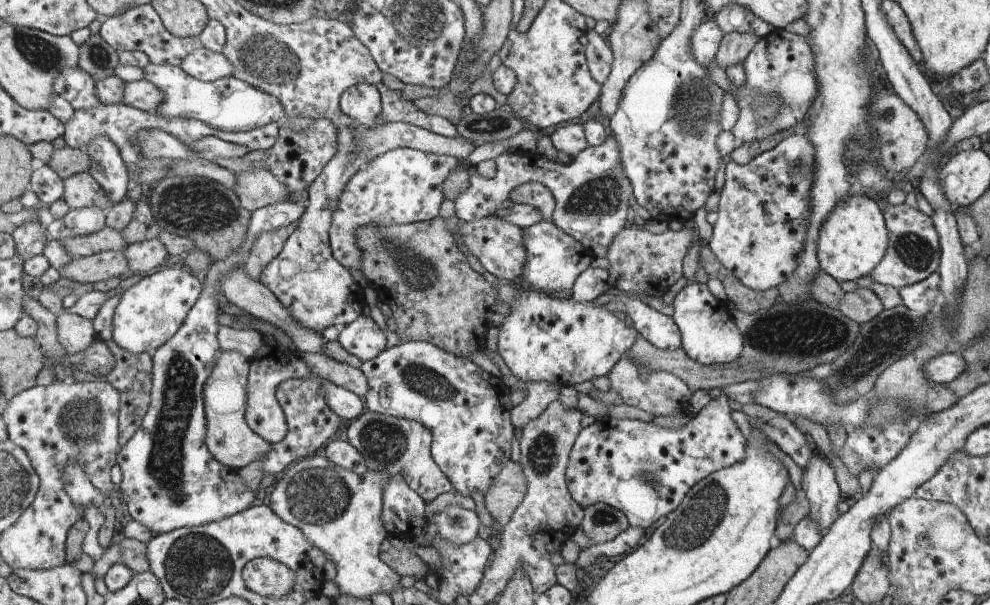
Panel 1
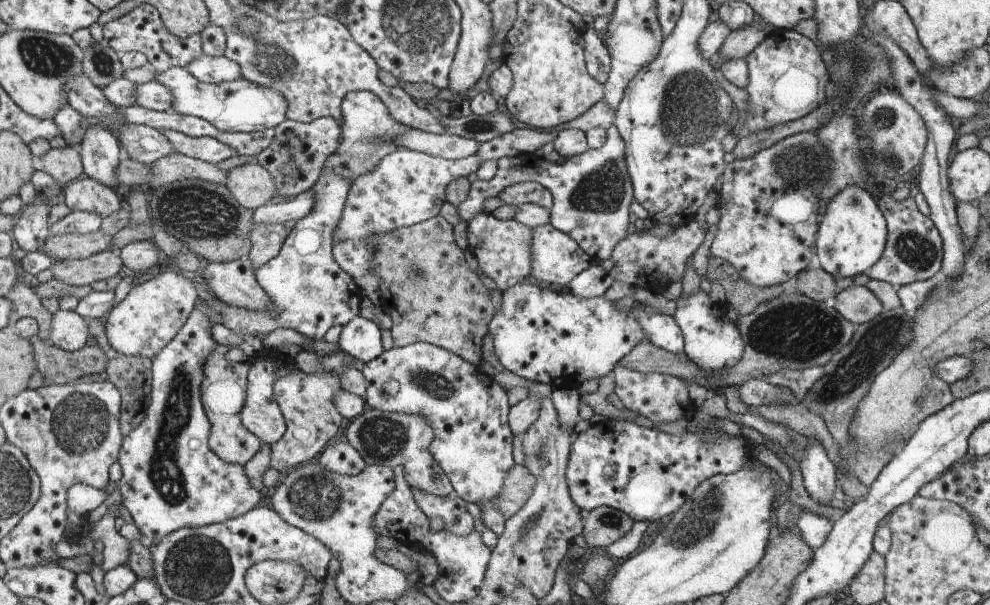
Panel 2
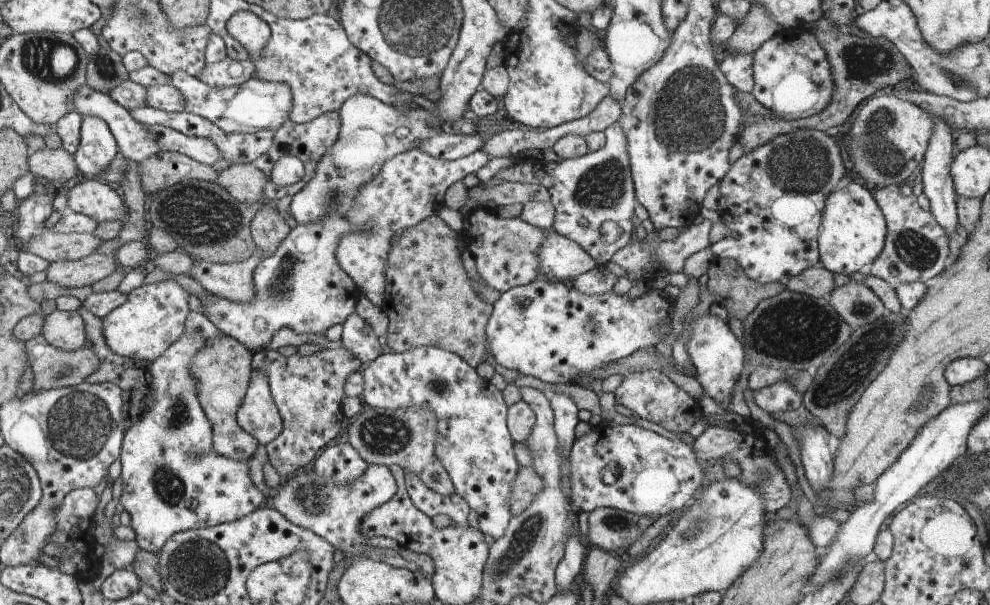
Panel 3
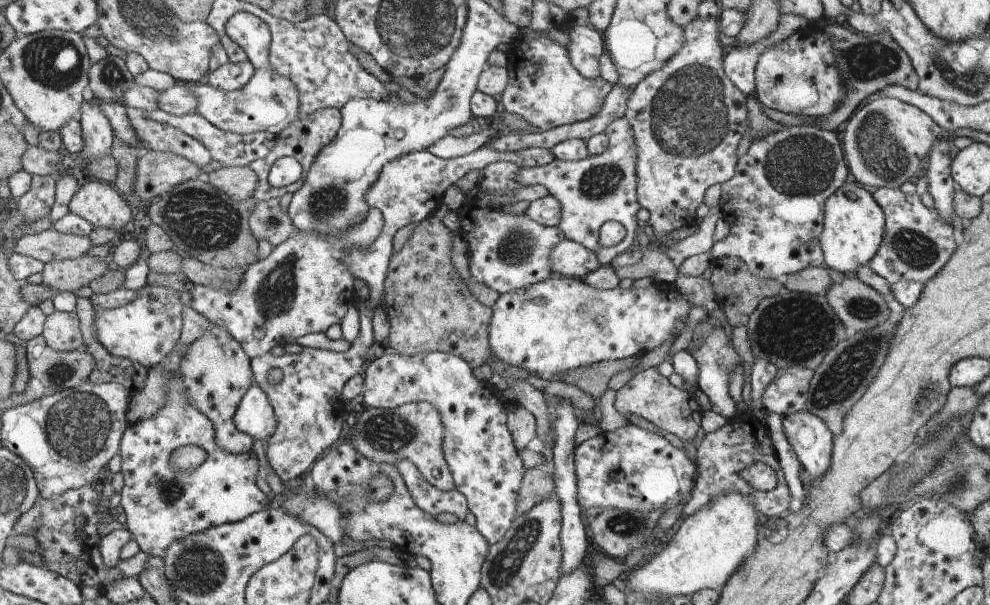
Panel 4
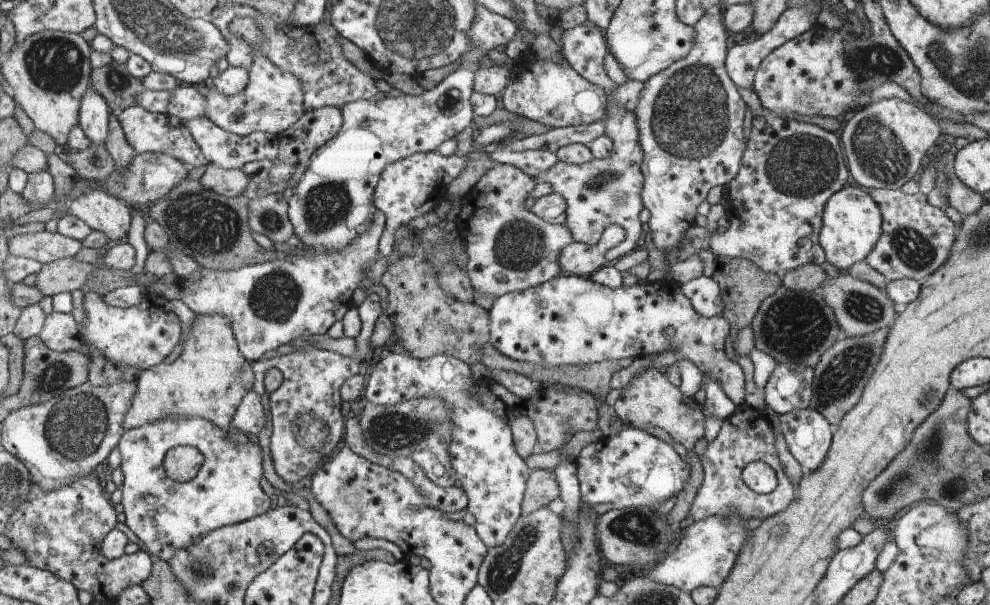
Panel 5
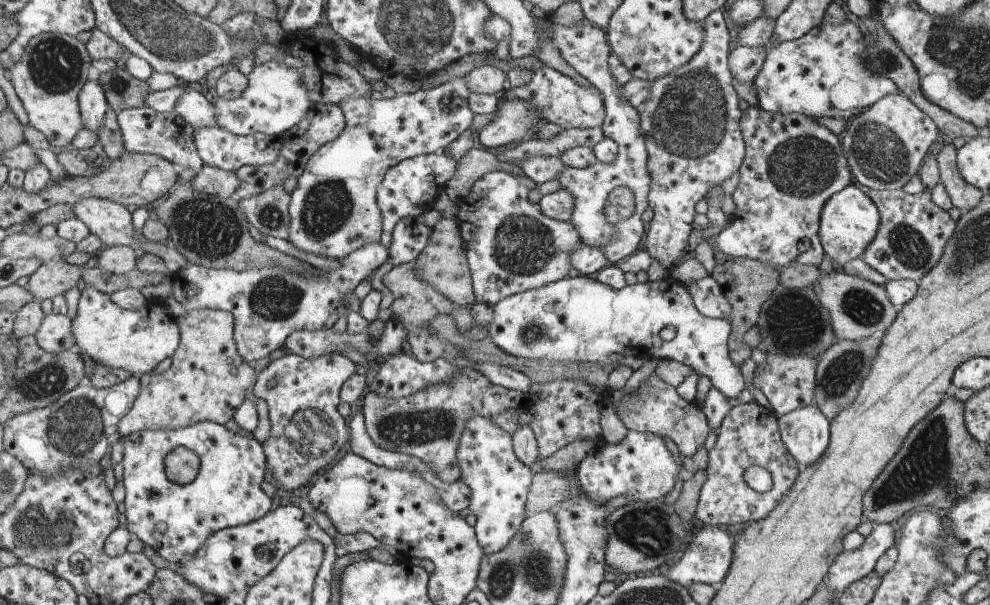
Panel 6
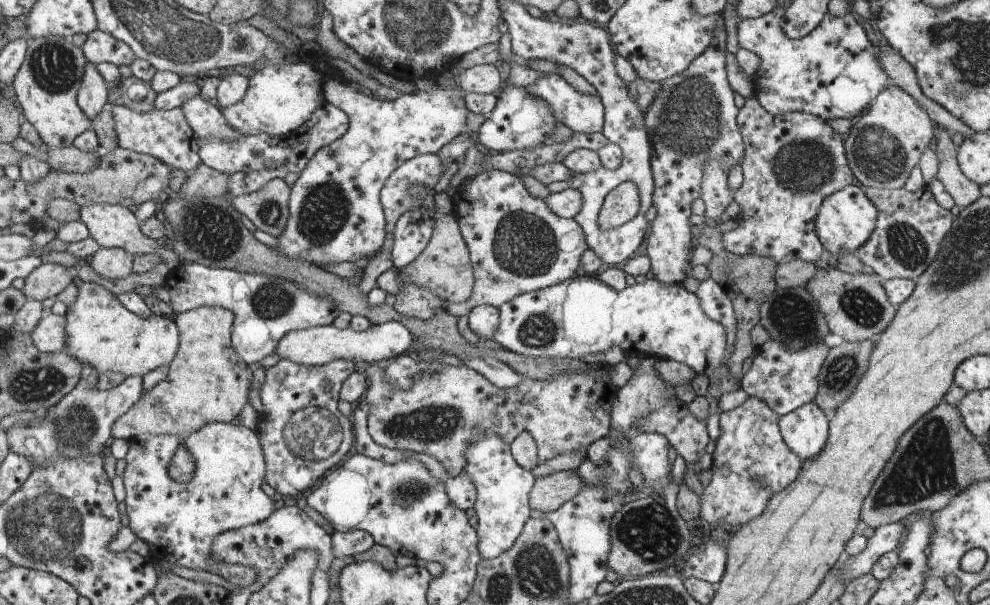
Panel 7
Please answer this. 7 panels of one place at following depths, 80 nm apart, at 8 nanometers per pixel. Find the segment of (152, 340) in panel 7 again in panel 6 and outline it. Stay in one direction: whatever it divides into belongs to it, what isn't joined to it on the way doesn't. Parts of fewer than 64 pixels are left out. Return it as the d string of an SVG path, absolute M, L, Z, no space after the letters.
M82 285L77 313L72 318L75 348L104 366L137 376L150 373L162 360L173 356L182 340L178 319L166 307L163 301L150 301L142 310L131 311L117 305L107 293Z

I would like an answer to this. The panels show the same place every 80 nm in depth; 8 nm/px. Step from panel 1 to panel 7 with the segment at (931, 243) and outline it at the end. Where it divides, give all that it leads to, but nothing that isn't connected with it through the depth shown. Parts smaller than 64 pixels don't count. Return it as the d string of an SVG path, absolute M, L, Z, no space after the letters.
M867 187L864 192L876 207L877 219L871 237L855 250L855 255L884 281L898 277L917 281L932 264L943 238L952 228L954 216L950 209L940 206L927 187L913 193L908 192L905 187Z

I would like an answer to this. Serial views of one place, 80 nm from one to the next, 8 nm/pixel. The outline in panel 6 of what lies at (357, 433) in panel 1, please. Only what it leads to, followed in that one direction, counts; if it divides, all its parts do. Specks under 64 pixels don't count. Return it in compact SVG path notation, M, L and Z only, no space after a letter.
M464 367L461 372L456 371L449 381L441 382L417 390L414 394L402 398L389 398L370 391L364 400L363 415L365 427L372 442L385 448L387 451L403 452L425 460L441 478L442 481L451 483L462 477L461 466L457 459L461 437L467 422L472 417L486 417L498 425L508 434L514 434L519 429L529 426L535 434L539 445L539 458L551 457L554 453L581 439L592 442L602 437L600 428L600 411L612 403L608 397L612 388L596 386L586 383L582 379L555 379L547 383L531 383L529 389L517 391L507 389L491 382L486 375L471 367Z

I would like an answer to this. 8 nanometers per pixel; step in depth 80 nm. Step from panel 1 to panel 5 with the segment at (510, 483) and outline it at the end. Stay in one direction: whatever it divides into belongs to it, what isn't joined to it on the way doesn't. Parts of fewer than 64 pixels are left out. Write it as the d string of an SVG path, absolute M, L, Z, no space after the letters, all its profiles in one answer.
M554 470L531 471L531 476L527 480L526 496L523 498L522 516L533 514L536 510L549 506L550 502L559 498L559 495L559 481Z

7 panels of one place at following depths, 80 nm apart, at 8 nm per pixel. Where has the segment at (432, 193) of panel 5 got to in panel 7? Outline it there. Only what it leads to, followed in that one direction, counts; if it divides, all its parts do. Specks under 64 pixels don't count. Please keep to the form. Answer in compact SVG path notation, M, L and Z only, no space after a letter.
M437 153L418 155L404 162L388 177L382 190L382 203L387 213L388 232L392 233L404 213L416 210L422 200L415 196L416 186L434 190L443 174L442 159Z

